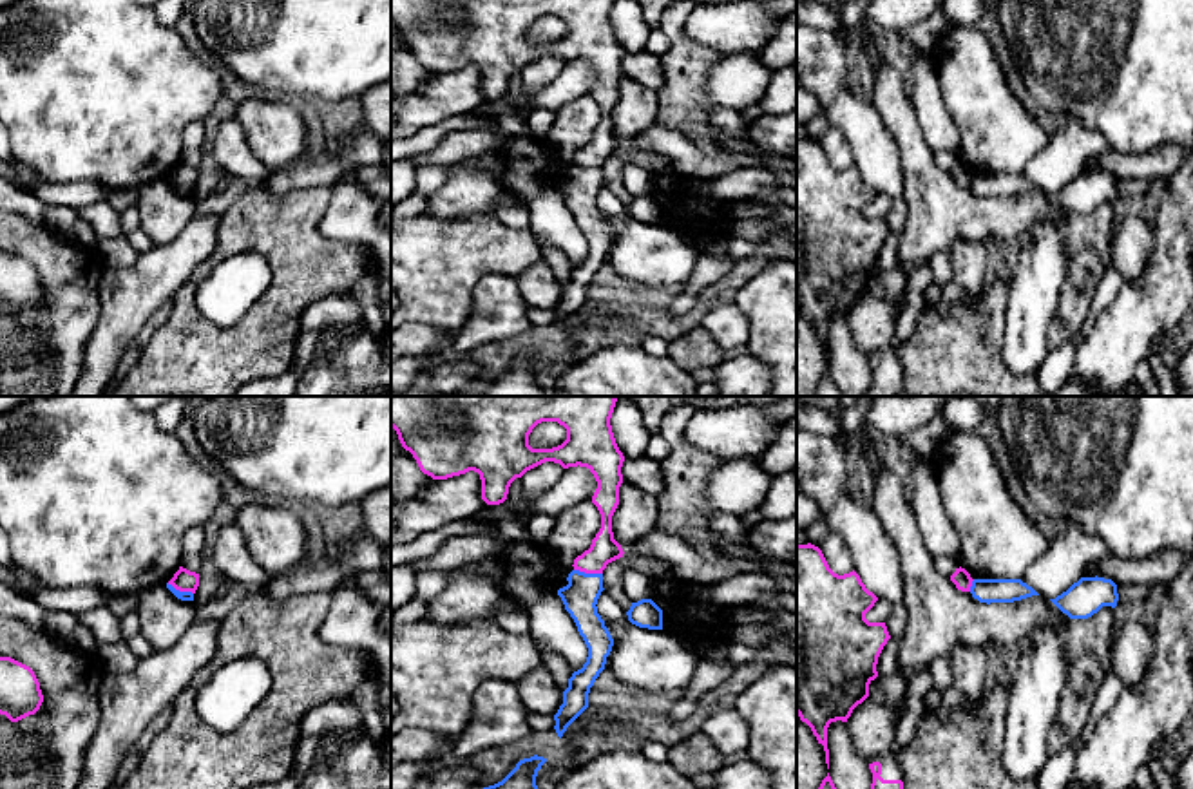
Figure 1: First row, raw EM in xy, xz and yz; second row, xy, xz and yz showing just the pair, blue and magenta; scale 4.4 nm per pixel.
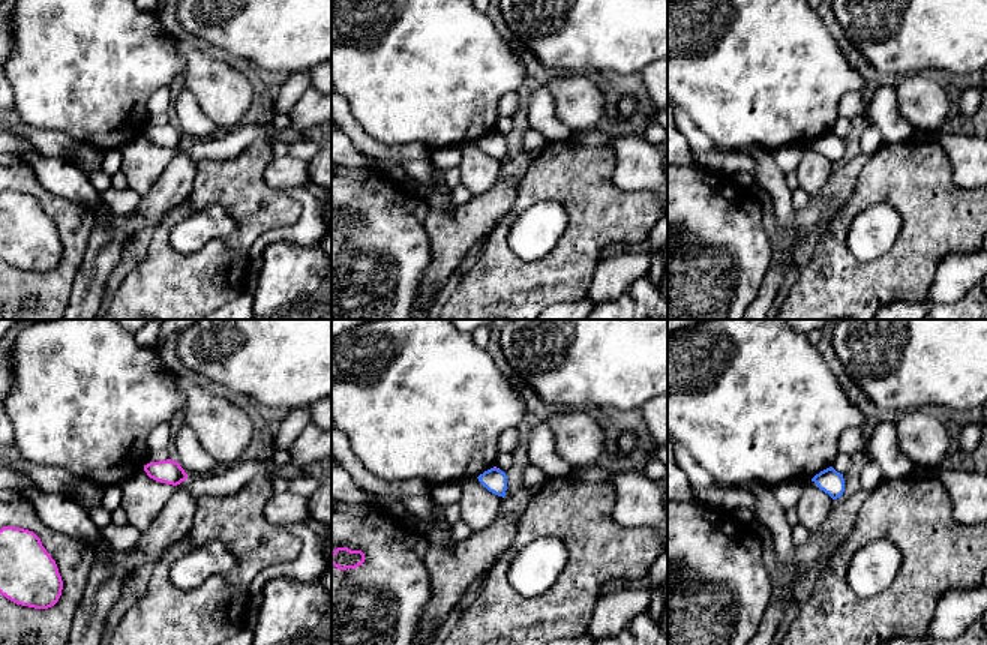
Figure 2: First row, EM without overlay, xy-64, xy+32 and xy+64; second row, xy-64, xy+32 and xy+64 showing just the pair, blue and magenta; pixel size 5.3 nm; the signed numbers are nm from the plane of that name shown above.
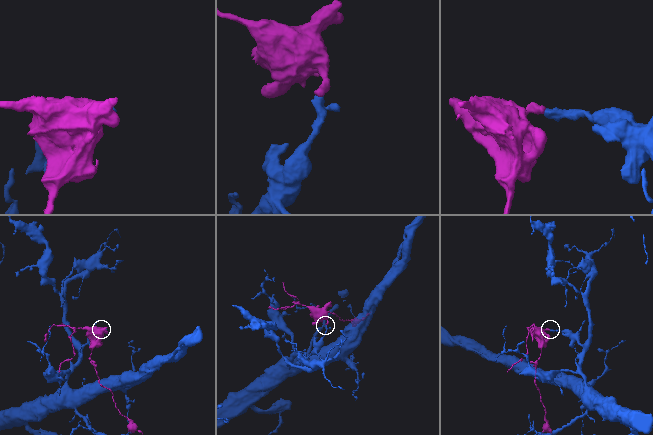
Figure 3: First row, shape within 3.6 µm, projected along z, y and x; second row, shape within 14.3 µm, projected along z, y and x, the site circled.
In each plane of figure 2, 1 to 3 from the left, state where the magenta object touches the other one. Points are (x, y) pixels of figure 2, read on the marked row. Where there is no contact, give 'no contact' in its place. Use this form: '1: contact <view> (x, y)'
1: no contact
2: contact xy+32 (497, 468)
3: no contact

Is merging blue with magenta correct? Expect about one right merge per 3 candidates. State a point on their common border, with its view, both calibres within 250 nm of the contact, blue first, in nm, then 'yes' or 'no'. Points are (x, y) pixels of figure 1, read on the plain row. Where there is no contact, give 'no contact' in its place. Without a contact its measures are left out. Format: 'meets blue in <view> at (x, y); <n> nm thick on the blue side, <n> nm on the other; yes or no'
meets blue in xz at (589, 169); 160 nm thick on the blue side, 120 nm on the other; no

